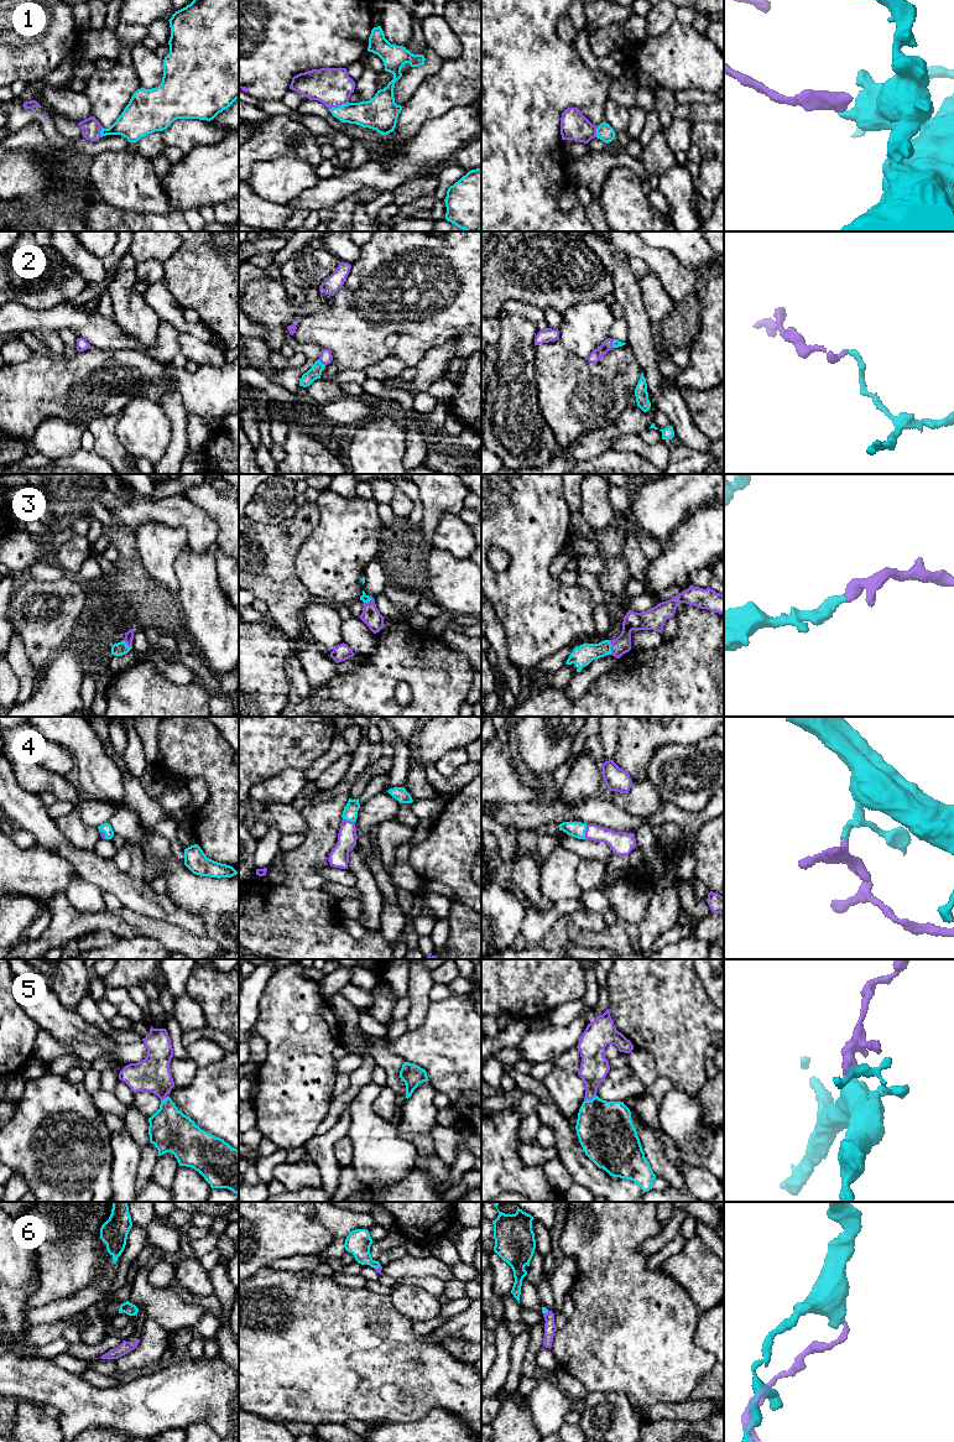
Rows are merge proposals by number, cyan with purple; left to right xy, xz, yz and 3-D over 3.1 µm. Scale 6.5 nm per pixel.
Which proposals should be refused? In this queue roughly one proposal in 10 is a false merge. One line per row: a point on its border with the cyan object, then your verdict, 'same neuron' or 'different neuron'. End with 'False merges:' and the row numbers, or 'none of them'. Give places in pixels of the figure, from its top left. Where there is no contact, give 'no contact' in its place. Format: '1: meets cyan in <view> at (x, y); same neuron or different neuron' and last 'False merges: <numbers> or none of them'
1: meets cyan in xz at (338, 107); same neuron
2: meets cyan in xz at (321, 363); same neuron
3: meets cyan in yz at (610, 647); same neuron
4: meets cyan in yz at (584, 832); same neuron
5: meets cyan in yz at (588, 1099); same neuron
6: meets cyan in xz at (378, 1266); same neuron
False merges: none of them

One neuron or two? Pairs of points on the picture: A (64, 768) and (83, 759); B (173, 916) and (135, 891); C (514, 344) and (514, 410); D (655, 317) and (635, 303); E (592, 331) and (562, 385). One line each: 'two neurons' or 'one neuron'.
A: two neurons
B: one neuron
C: one neuron
D: two neurons
E: two neurons

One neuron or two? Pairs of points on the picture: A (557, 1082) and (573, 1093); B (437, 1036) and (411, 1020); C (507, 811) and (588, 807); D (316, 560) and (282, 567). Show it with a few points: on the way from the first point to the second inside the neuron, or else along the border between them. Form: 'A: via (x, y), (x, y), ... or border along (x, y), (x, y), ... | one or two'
A: via (561, 1084), (569, 1092) | one
B: border along (431, 1001), (425, 1020), (417, 1027), (407, 1030) | two
C: via (527, 812), (568, 812) | one
D: border along (306, 537), (295, 560), (295, 572), (308, 591) | two

